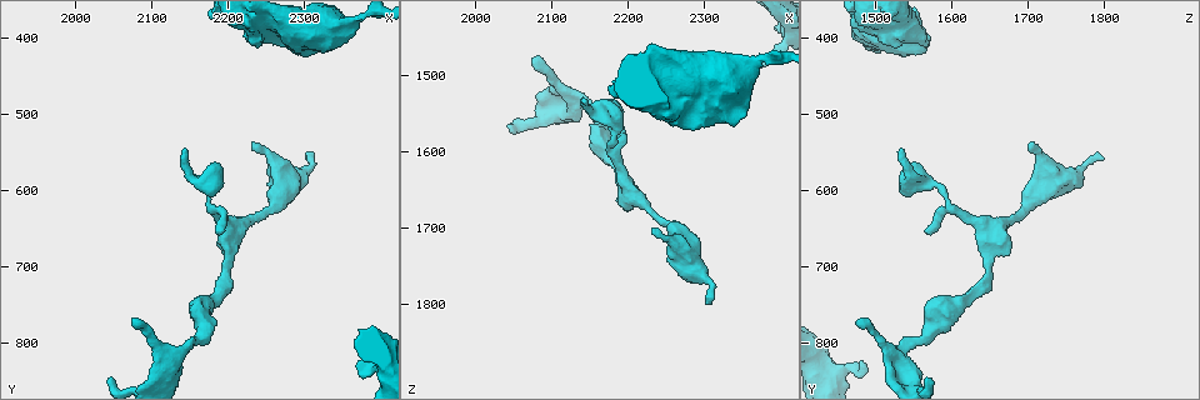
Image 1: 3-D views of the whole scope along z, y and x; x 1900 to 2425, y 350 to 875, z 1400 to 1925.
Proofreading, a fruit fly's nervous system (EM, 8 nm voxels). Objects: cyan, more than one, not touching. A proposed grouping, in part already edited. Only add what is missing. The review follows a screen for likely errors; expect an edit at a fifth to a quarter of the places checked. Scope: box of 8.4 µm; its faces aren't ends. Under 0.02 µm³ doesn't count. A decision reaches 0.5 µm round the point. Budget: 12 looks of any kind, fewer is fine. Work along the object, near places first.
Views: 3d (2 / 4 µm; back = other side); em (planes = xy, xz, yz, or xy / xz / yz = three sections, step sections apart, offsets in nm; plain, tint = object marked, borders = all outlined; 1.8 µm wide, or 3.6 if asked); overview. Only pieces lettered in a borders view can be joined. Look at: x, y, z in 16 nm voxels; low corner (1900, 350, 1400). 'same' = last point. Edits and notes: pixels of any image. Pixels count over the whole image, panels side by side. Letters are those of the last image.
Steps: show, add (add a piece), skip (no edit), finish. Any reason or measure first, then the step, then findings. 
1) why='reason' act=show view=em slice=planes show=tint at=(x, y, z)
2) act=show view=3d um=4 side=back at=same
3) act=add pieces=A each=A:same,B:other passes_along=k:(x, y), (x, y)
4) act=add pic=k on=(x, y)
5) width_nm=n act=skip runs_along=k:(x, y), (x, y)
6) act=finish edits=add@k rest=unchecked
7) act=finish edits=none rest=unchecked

why='an open end' act=show view=em slice=planes show=borders at=(2300, 560, 1795)

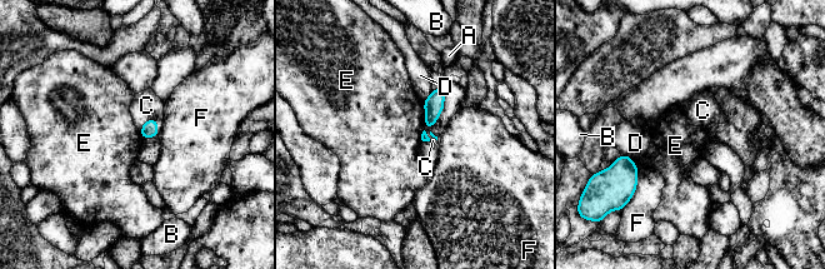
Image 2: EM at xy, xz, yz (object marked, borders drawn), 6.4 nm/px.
act=add pieces=C each=A:other,B:other,C:same,D:other,E:other,F:other passes_along=2:(150, 128), (146, 121), (146, 105) found='it goes on there'

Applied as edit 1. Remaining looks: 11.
act=show view=overview

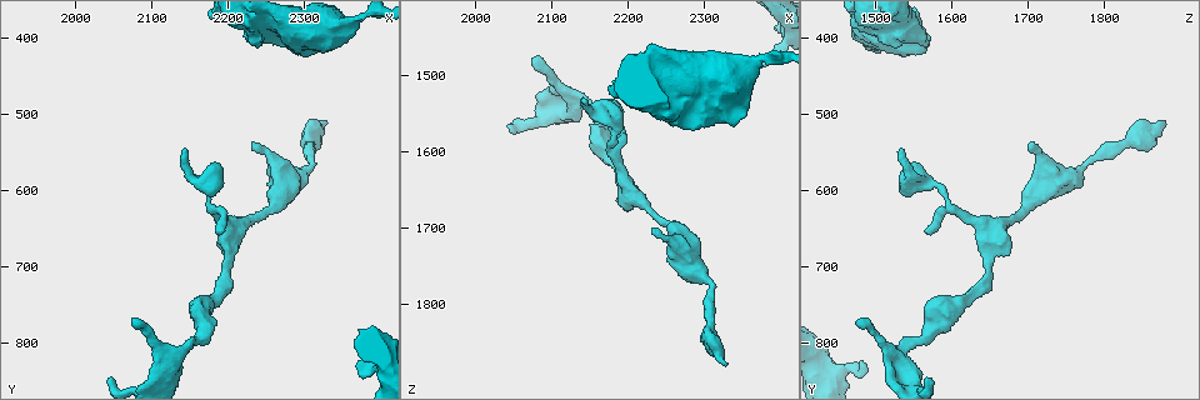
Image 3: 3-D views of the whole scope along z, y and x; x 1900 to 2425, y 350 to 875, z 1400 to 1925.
why='branch stops here' act=show view=em slice=planes show=borders at=(2180, 655, 1570)

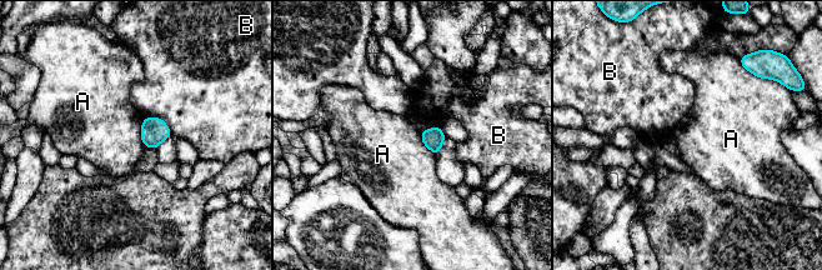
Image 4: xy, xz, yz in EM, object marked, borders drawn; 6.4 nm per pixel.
longest_contact=B:220nm act=skip each=A:other,B:other border=4:(143, 120), (141, 141), (146, 146) found='none of them fits'

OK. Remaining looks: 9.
why='branch stops here' act=show view=em slice=xz step=16 show=borders at=(2145, 550, 1530)

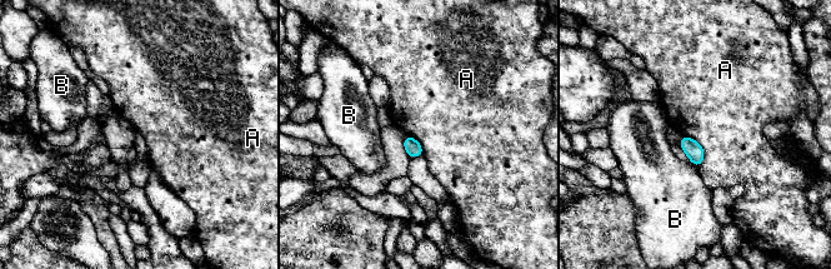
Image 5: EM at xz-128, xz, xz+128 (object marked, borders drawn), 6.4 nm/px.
act=show view=em slice=planes show=borders at=same

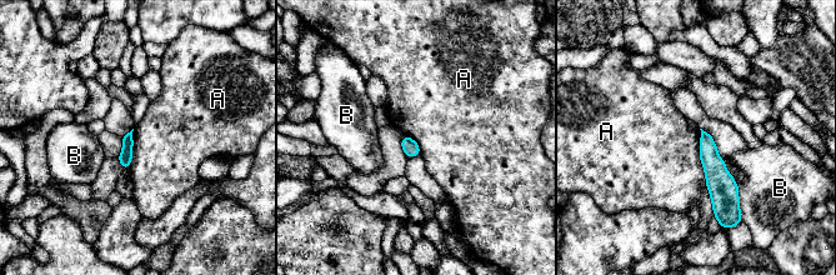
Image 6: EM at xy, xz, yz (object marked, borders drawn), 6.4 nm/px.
act=skip each=A:other,B:other runs_along=6:(704, 135), (719, 180), (719, 210) found='none of them fits'

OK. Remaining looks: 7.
why='free end' act=show view=3d um=2 at=(2075, 770, 1485)

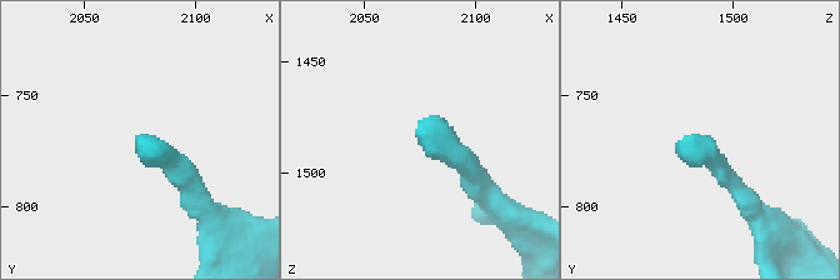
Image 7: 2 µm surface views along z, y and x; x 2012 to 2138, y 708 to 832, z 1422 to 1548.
why='need the tissue' act=show view=em slice=yz step=4 show=tint at=(2072, 772, 1484)

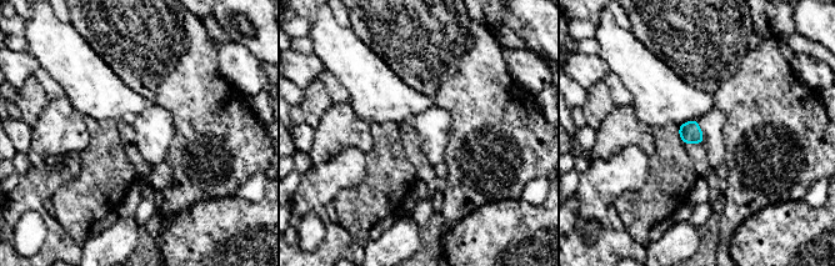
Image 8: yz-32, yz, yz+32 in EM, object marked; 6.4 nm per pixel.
act=show view=em slice=planes show=borders at=same

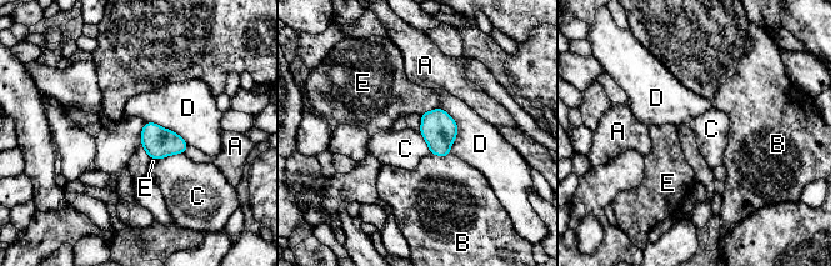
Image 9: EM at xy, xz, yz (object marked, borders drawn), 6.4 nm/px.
act=skip each=A:other,B:other,C:other,D:other,E:other found='none of them fits'

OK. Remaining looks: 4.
why='free end' act=show view=em slice=planes show=plain at=(2045, 845, 1565)

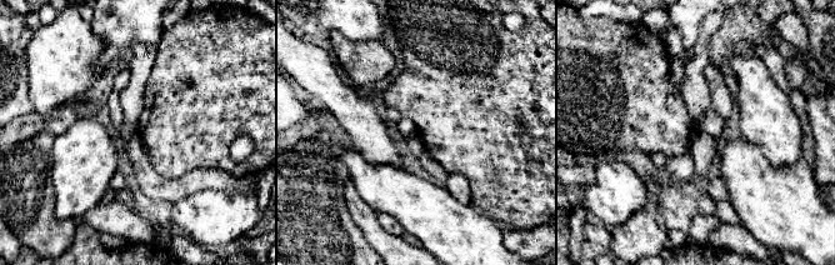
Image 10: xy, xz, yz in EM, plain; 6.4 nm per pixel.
why='see the neighbours' act=show view=em slice=planes show=borders at=same

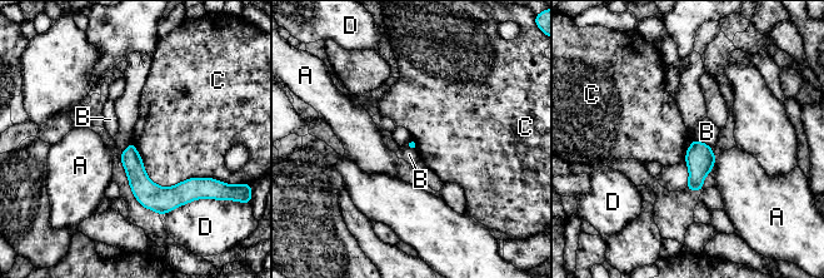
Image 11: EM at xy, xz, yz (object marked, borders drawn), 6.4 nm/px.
act=skip each=A:other,B:other,C:other,D:other runs_along=11:(124, 157), (154, 193), (193, 183) found='none of them fits'

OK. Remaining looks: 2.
act=finish edits=add@2 rest=unchecked

